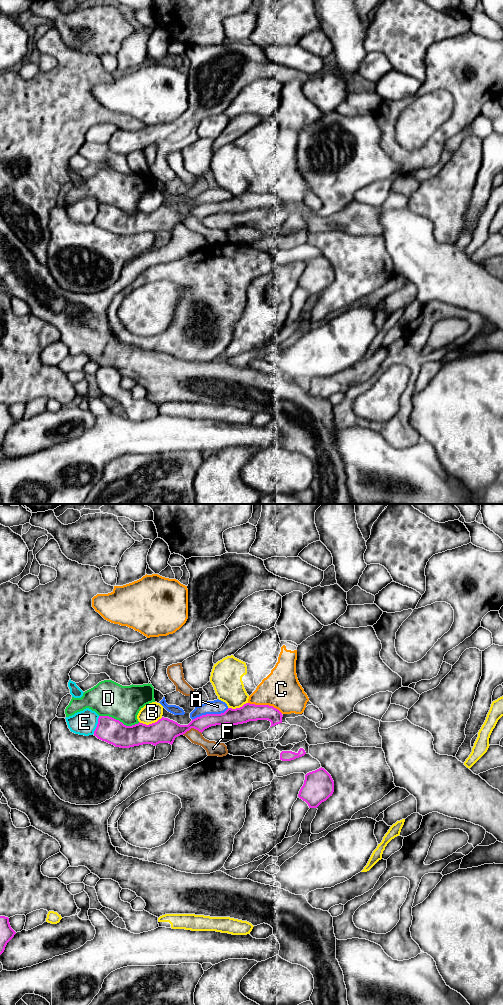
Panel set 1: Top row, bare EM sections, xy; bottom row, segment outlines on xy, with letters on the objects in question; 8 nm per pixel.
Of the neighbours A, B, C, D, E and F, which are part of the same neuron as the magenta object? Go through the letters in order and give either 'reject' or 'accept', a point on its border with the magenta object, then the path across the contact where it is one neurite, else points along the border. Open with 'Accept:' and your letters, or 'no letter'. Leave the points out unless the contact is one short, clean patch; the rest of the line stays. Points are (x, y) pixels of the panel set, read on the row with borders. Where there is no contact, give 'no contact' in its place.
Accept: no letter
A: reject | xy (210, 714)
B: reject | xy (150, 724)
C: reject | xy (265, 705)
D: reject | xy (118, 720)
E: reject | xy (97, 725)
F: reject | xy (191, 727)

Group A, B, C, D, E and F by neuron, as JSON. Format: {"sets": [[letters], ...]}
{"sets": [["A", "C"], ["B"], ["D"], ["E"], ["F"]]}

